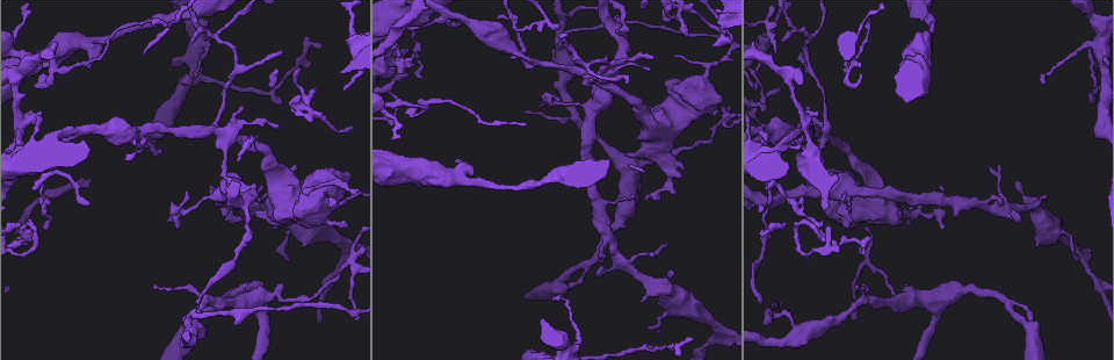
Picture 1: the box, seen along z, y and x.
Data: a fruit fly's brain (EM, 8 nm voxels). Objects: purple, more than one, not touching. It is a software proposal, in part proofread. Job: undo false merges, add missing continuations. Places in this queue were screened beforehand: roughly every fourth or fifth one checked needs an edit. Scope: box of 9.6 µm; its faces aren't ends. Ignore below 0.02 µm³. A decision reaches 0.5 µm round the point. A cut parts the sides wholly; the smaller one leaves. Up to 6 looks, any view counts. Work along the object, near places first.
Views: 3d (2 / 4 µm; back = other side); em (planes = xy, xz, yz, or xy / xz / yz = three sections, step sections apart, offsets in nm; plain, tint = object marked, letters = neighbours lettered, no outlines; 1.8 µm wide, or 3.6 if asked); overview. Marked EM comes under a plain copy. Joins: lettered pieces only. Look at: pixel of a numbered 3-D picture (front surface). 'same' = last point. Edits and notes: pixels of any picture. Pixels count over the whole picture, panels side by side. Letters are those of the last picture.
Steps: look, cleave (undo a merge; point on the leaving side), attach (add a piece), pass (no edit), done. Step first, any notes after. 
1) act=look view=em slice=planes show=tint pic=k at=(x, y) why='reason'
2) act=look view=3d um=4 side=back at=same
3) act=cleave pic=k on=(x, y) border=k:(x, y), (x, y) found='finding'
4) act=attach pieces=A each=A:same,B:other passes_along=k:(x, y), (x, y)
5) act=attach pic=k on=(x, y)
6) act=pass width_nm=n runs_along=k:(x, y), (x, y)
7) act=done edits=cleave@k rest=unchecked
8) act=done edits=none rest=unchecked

act=look view=3d um=4 pic=1 at=(345, 263) why='abrupt turn'

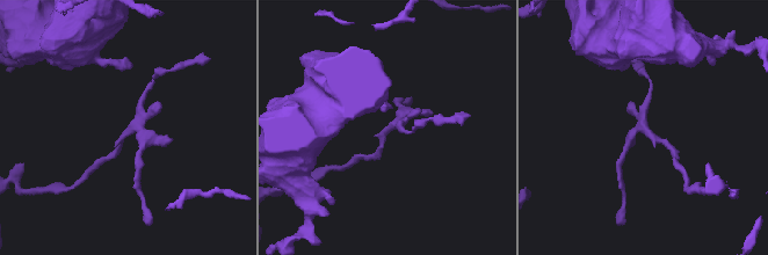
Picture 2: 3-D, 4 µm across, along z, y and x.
act=look view=em slice=planes show=letters pic=2 at=(127, 131)

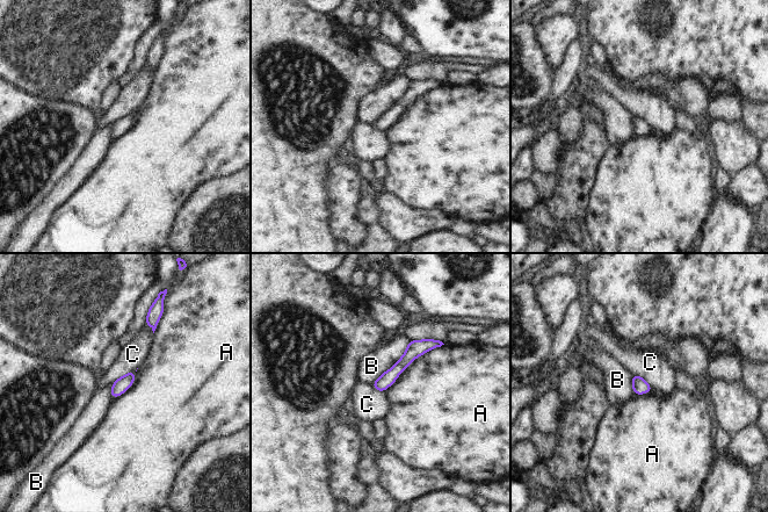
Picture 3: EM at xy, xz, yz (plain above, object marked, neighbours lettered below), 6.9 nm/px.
act=pass width_nm=100 each=A:other,B:other,C:other runs_along=3:(437, 344), (418, 347), (376, 386) found='all the same cell'

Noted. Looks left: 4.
act=look view=3d um=4 pic=1 at=(826, 210) why='an open end'

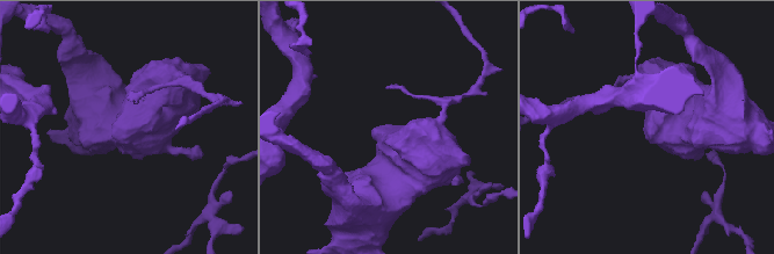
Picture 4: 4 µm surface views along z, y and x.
act=look view=em um=3.6 slice=planes show=letters pic=4 at=(644, 132)

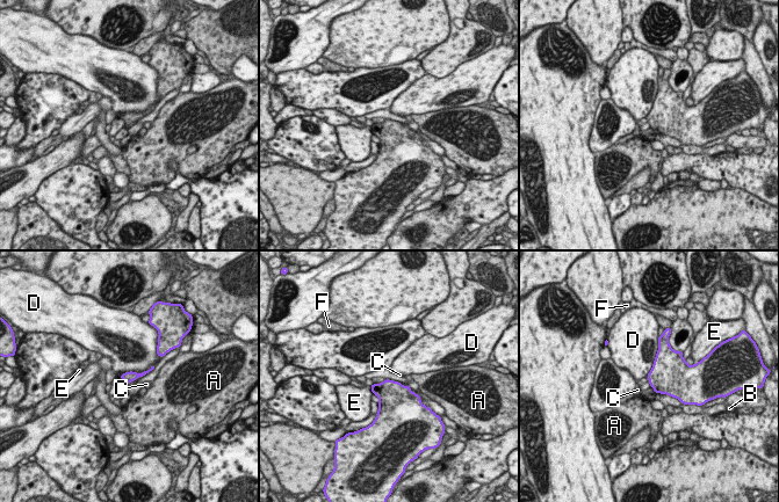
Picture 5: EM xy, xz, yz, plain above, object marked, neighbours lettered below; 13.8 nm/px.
act=pass each=A:other,B:other,C:other,D:other,E:other,F:other border=5:(658, 341), (653, 366), (646, 377) found='none of them fits'

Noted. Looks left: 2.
act=look view=em slice=planes show=letters pic=1 at=(849, 202) why='thin neck'

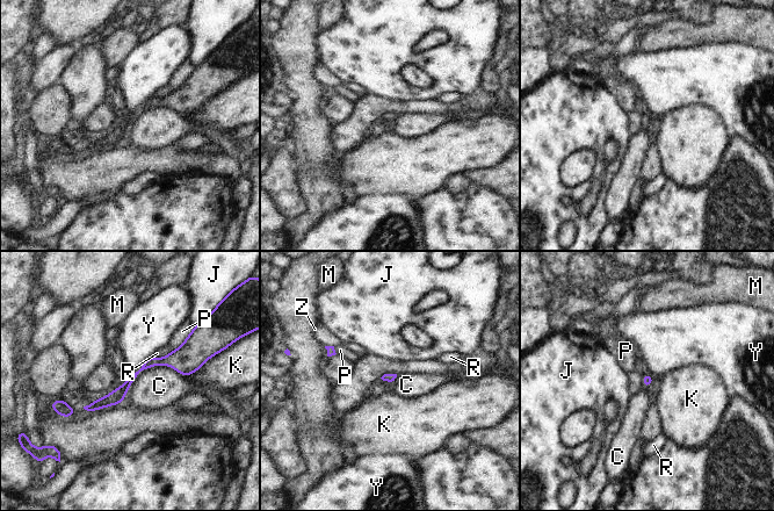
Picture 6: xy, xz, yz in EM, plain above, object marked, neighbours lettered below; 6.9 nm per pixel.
act=pass width_nm=60 each=C:other,J:other,K:other,M:other,P:other,R:other,Y:other,Z:other runs_along=6:(197, 364), (151, 361), (89, 408) found='all the same cell'

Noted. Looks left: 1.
act=done edits=none rest=unchecked

